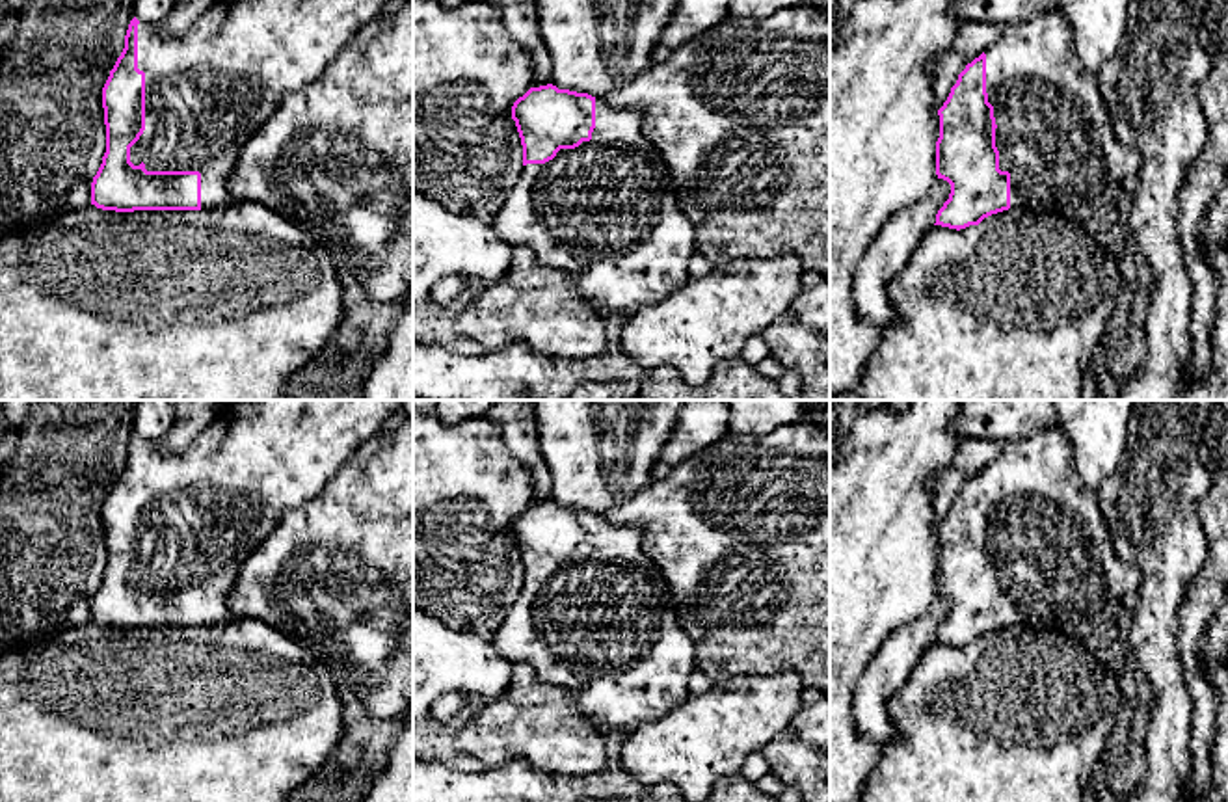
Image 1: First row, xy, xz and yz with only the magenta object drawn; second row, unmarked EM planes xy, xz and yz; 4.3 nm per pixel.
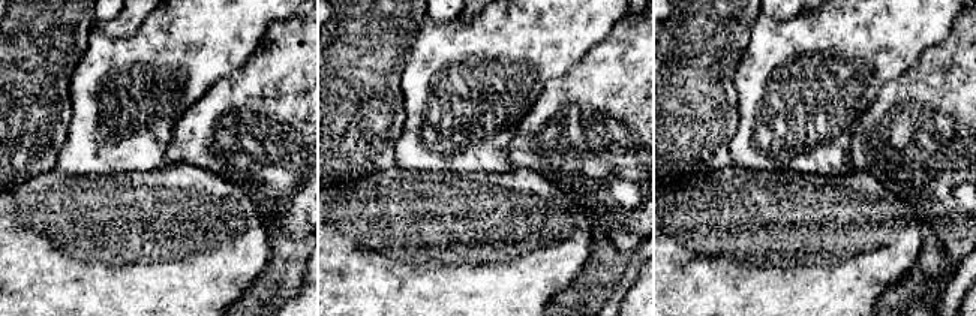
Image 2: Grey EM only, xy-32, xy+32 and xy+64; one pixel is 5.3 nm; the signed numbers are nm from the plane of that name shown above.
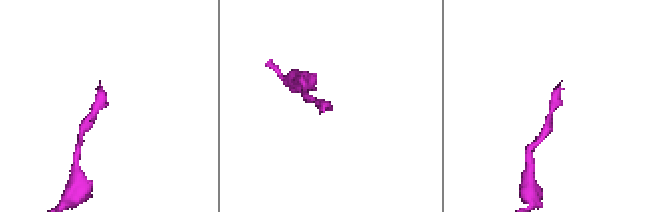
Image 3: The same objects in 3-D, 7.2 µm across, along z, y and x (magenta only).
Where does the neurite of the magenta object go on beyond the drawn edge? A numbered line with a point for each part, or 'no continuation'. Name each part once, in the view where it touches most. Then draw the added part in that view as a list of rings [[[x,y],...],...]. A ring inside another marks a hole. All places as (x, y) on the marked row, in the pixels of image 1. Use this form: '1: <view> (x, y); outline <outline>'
1: xy (209, 90); outline [[[214,0],[180,35],[138,24],[138,69],[145,73],[145,130],[130,162],[147,171],[199,171],[201,210],[231,201],[227,184],[244,143],[262,128],[279,102],[316,80],[354,41],[357,30],[385,13],[389,0]]]

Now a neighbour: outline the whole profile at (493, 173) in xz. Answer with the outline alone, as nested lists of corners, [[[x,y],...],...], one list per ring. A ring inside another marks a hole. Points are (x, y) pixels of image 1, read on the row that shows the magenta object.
[[[413,0],[413,188],[456,214],[491,225],[523,169],[523,145],[512,106],[532,84],[530,56],[508,35],[487,0],[461,7]]]

